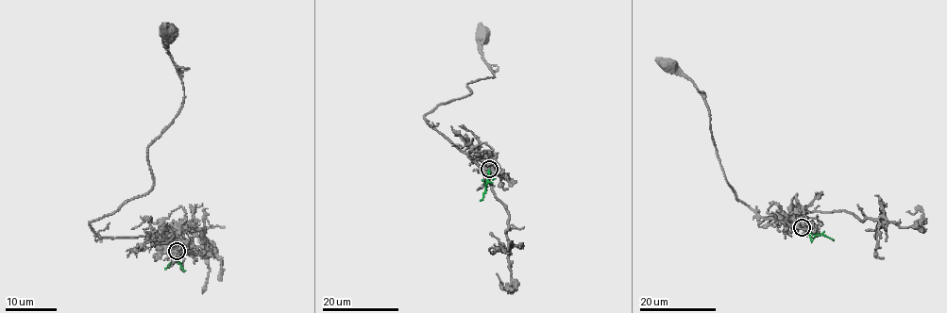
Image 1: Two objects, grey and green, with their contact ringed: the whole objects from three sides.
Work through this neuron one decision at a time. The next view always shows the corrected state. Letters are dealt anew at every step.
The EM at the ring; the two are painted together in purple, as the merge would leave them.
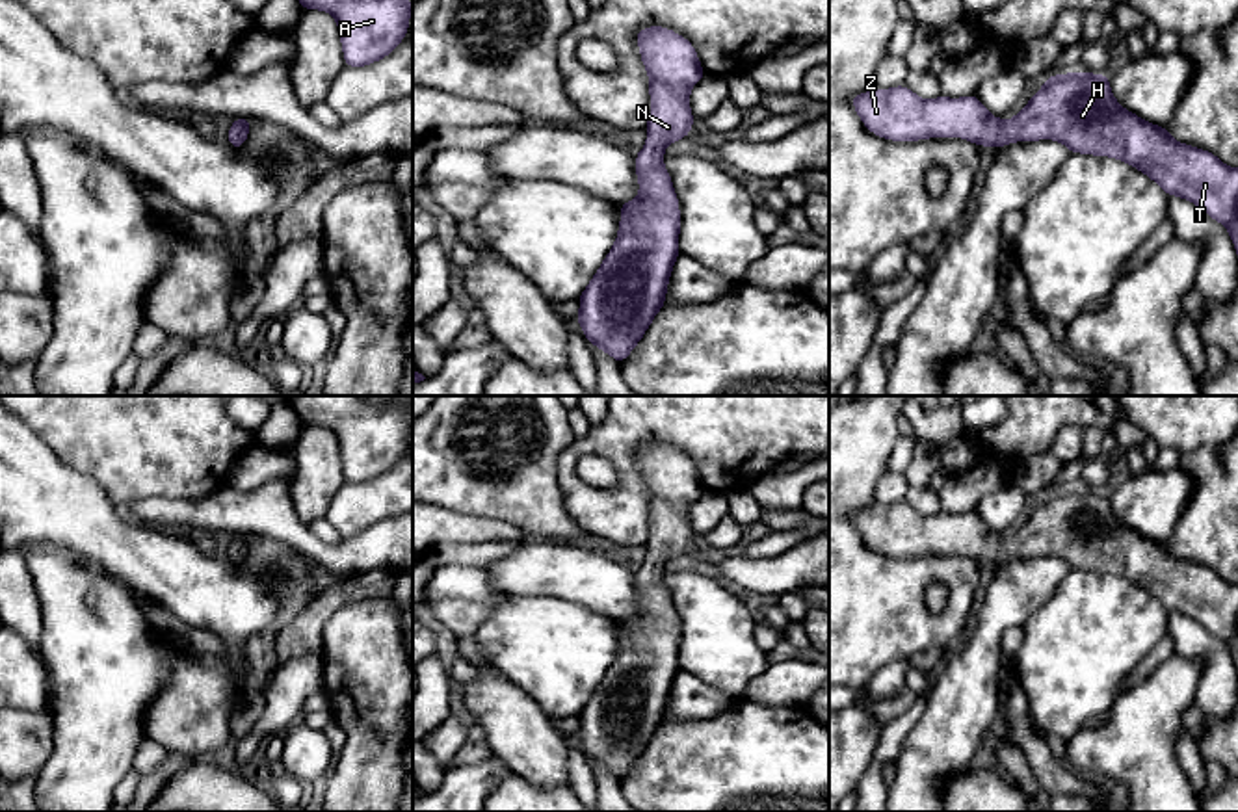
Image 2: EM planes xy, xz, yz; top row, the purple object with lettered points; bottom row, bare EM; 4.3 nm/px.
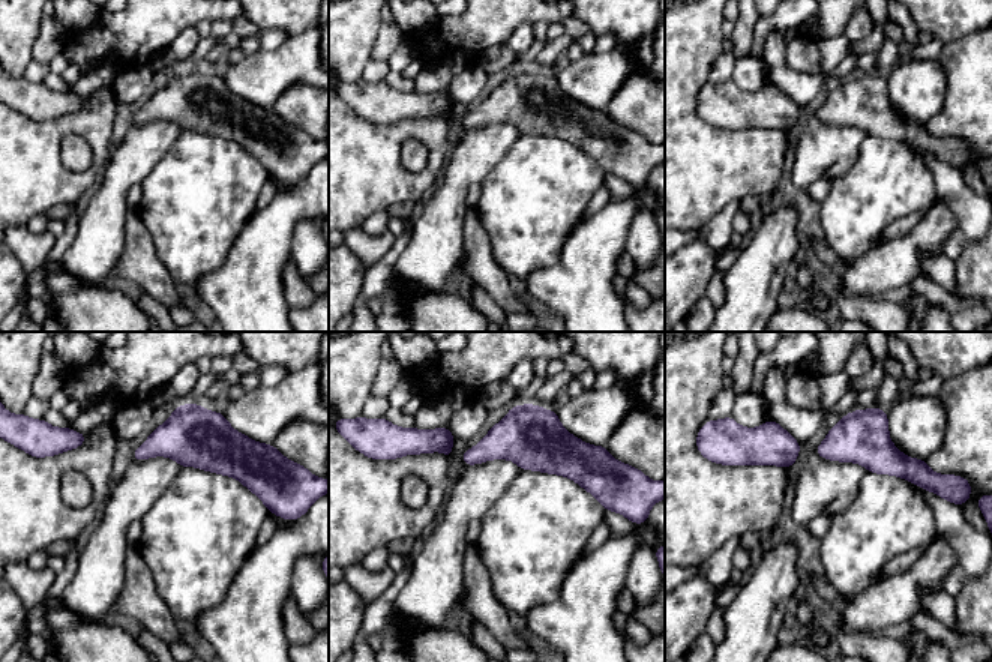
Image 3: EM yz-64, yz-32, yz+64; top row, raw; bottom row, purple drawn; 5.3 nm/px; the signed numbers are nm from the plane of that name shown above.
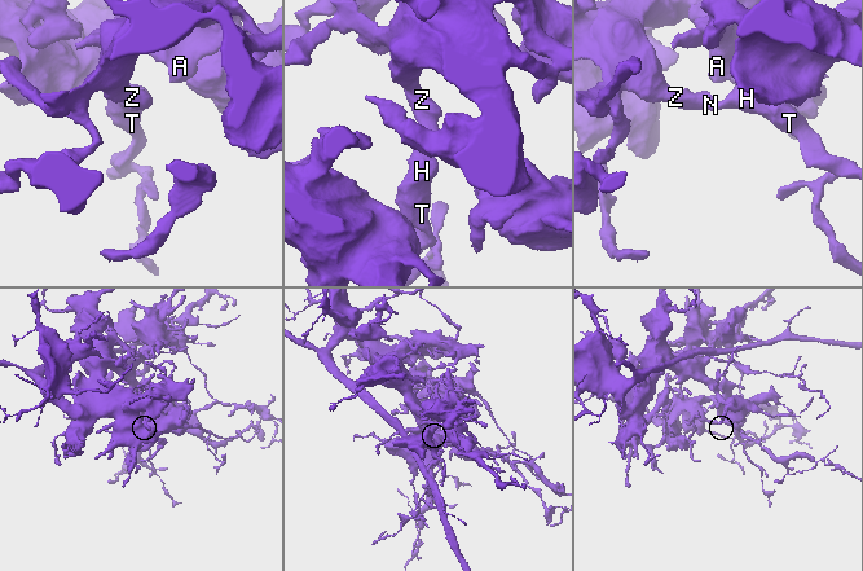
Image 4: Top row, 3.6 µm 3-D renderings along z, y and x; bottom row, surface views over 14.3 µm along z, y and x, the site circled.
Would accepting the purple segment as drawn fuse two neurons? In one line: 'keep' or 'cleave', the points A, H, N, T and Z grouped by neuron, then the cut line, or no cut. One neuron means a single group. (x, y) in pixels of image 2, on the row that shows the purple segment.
keep; groups A H N T Z; cut none

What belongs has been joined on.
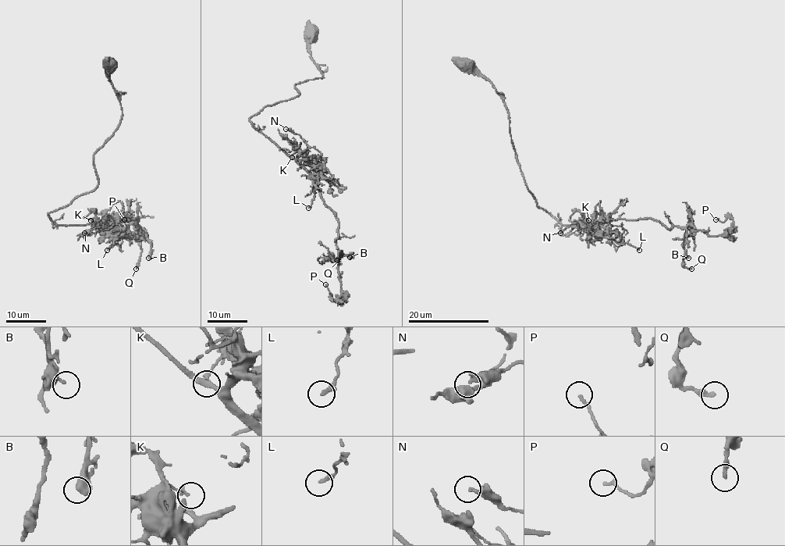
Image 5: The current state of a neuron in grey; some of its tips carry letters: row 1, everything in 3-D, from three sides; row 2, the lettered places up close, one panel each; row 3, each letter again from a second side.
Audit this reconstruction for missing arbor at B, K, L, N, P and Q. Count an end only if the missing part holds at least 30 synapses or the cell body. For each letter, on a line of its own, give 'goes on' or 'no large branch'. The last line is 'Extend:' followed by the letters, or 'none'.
B: no large branch
K: no large branch
L: no large branch
N: no large branch
P: no large branch
Q: no large branch
Extend: none

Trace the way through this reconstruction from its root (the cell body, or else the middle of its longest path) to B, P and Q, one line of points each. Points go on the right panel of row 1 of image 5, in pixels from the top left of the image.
B: (466, 64), (501, 98), (517, 163), (539, 207), (566, 226), (651, 219), (668, 228), (683, 226), (688, 258)
P: (466, 64), (501, 98), (525, 185), (562, 224), (651, 219), (709, 235), (732, 226), (729, 217), (715, 219)
Q: (466, 64), (501, 98), (539, 207), (566, 226), (691, 226), (683, 245), (691, 269)

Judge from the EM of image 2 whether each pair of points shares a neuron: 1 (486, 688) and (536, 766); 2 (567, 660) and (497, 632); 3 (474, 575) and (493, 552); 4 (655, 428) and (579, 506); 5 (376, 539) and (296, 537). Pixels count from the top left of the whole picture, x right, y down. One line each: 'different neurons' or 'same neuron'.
1: same neuron
2: same neuron
3: different neurons
4: same neuron
5: same neuron

